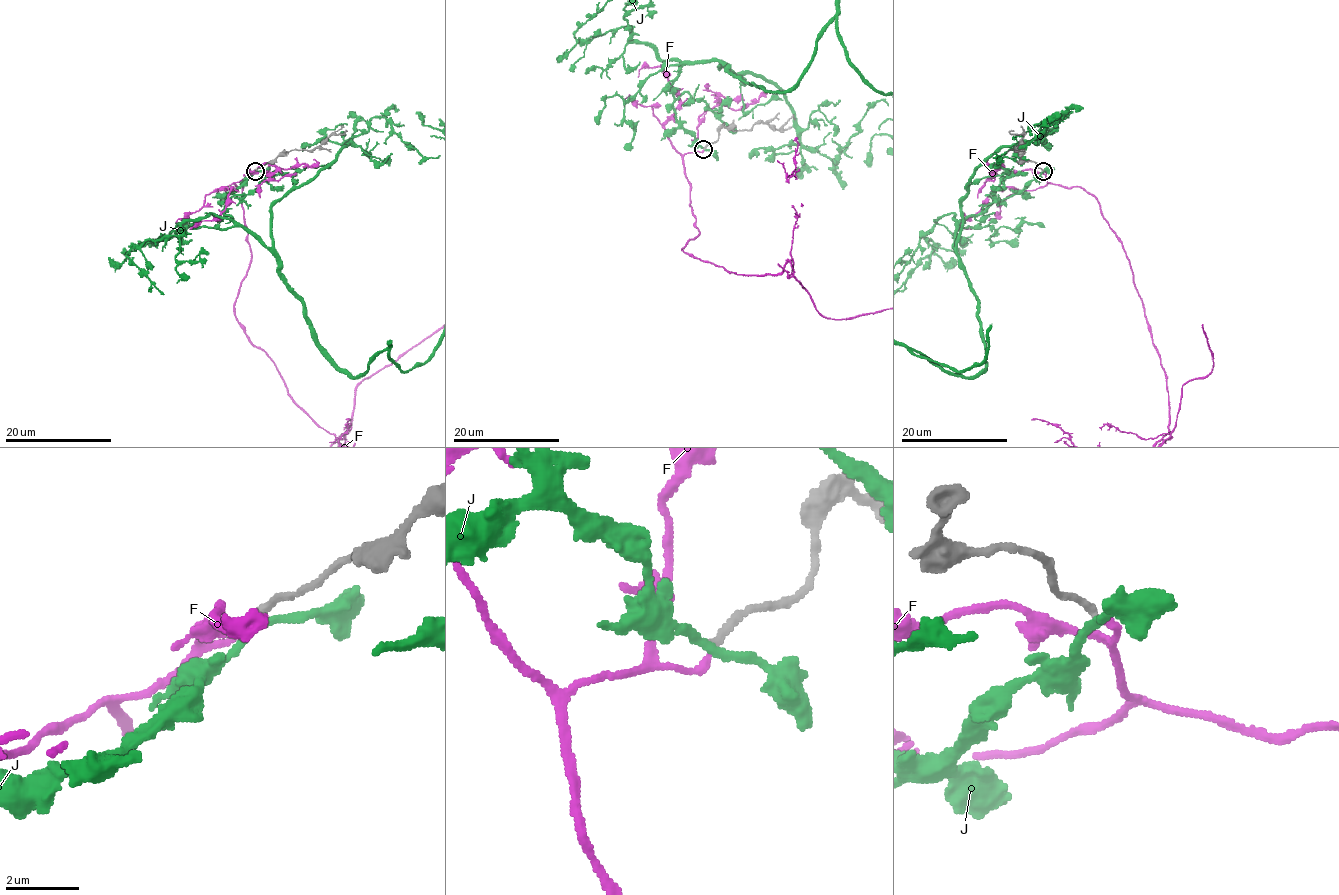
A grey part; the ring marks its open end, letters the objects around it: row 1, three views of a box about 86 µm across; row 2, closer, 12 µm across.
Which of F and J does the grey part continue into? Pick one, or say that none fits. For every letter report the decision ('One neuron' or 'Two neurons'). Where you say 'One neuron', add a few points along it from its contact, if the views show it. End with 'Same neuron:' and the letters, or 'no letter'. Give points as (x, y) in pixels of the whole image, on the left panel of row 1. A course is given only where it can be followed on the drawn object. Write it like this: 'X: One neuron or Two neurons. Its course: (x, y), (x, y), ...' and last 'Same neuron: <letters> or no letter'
F: One neuron
J: Two neurons
Same neuron: F

